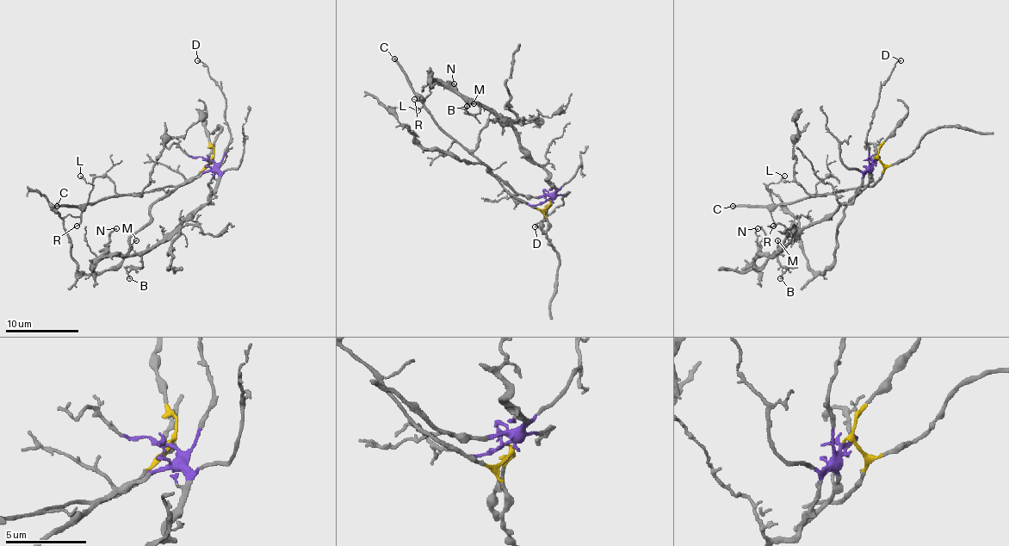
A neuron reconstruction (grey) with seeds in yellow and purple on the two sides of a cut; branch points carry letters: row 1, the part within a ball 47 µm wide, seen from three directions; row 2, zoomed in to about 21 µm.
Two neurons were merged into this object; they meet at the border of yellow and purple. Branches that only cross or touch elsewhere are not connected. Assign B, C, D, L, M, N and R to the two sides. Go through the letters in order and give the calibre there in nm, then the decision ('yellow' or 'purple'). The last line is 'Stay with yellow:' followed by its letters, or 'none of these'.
B: 140 nm thick; purple
C: 240 nm thick; yellow
D: 130 nm thick; purple
L: 120 nm thick; yellow
M: 130 nm thick; purple
N: 110 nm thick; purple
R: 120 nm thick; yellow
Stay with yellow: C, L, R

